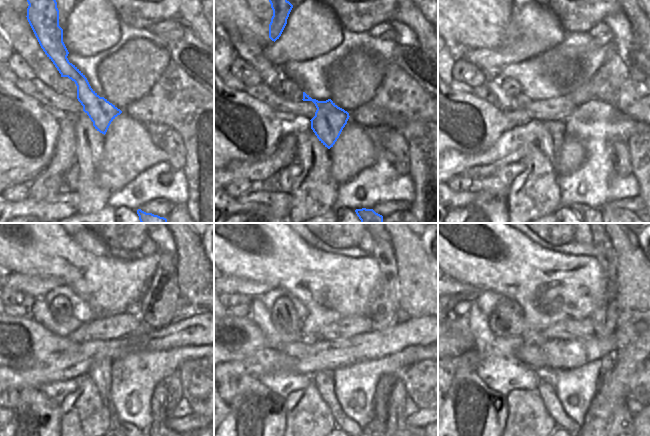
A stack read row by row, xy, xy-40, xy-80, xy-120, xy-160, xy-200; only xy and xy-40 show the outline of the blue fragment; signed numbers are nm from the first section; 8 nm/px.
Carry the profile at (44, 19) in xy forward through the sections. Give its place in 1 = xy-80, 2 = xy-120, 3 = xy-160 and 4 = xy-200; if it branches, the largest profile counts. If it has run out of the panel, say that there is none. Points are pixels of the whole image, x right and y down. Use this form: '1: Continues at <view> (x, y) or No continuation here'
1: Continues at xy-80 (552, 135)
2: Continues at xy-120 (100, 372)
3: Continues at xy-160 (323, 380)
4: Continues at xy-200 (547, 392)

